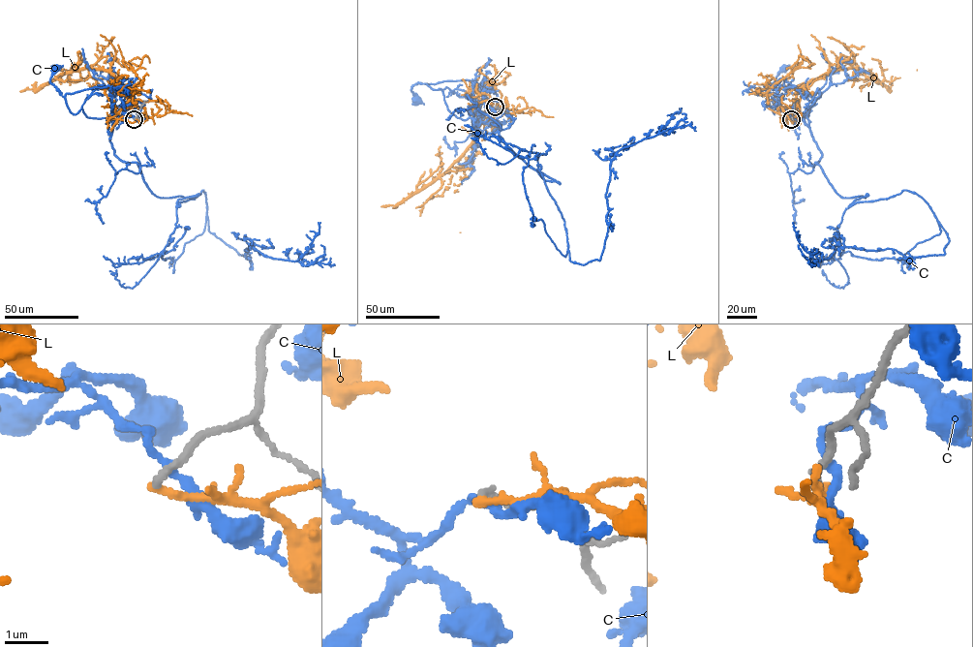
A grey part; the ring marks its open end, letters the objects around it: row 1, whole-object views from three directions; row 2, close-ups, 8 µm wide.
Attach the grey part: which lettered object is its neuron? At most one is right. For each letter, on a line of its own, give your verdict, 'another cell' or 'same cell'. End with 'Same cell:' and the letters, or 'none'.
C: another cell
L: another cell
Same cell: none

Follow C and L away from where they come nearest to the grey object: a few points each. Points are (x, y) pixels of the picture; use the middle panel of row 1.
C: (495, 107), (485, 121), (474, 124), (449, 110), (440, 89), (417, 83), (410, 90), (416, 99)
L: (495, 107), (504, 107), (507, 101), (503, 112), (482, 123), (471, 144), (447, 169), (396, 205), (381, 206)

